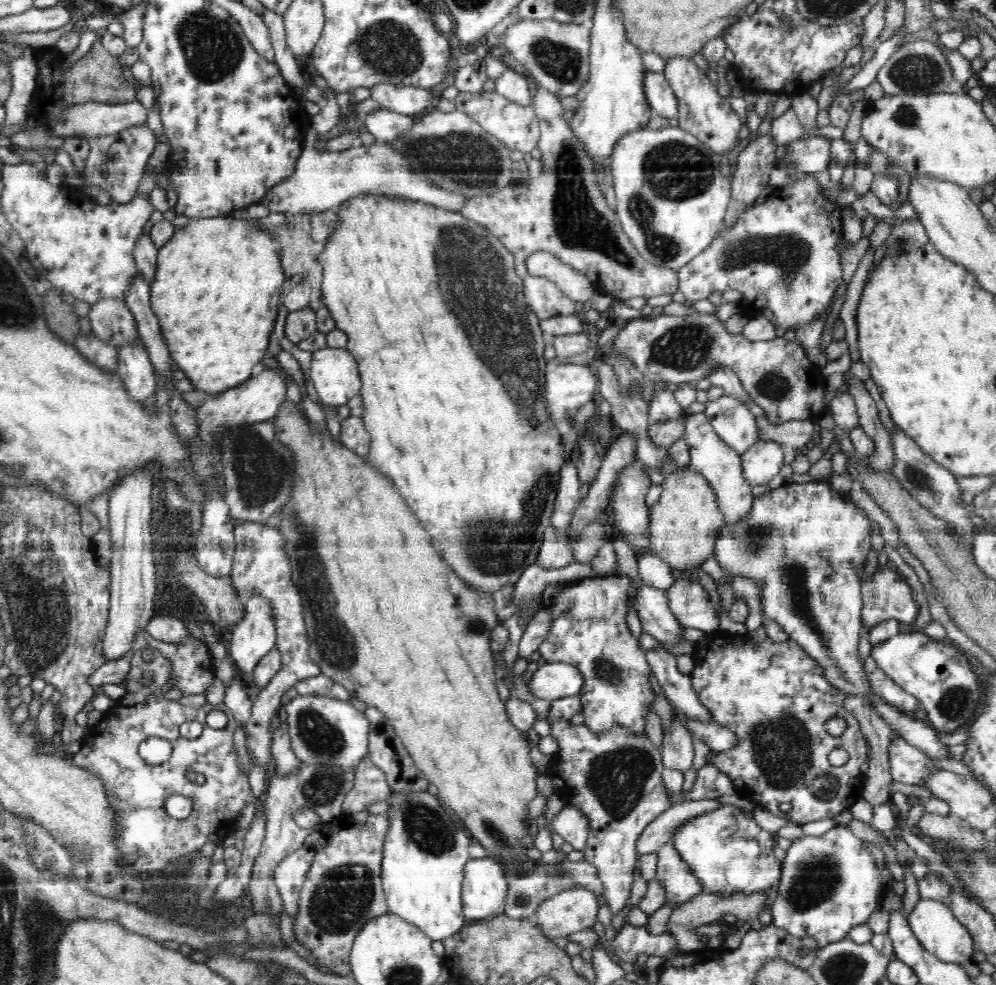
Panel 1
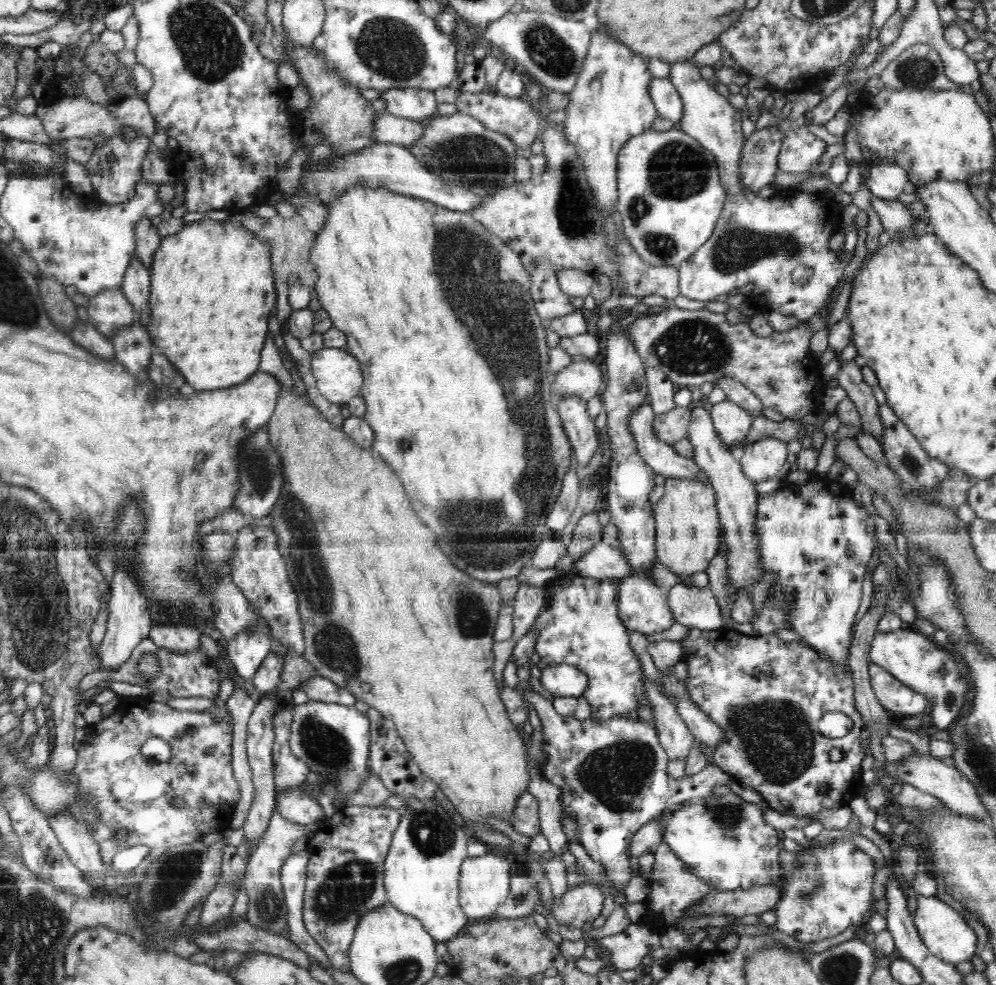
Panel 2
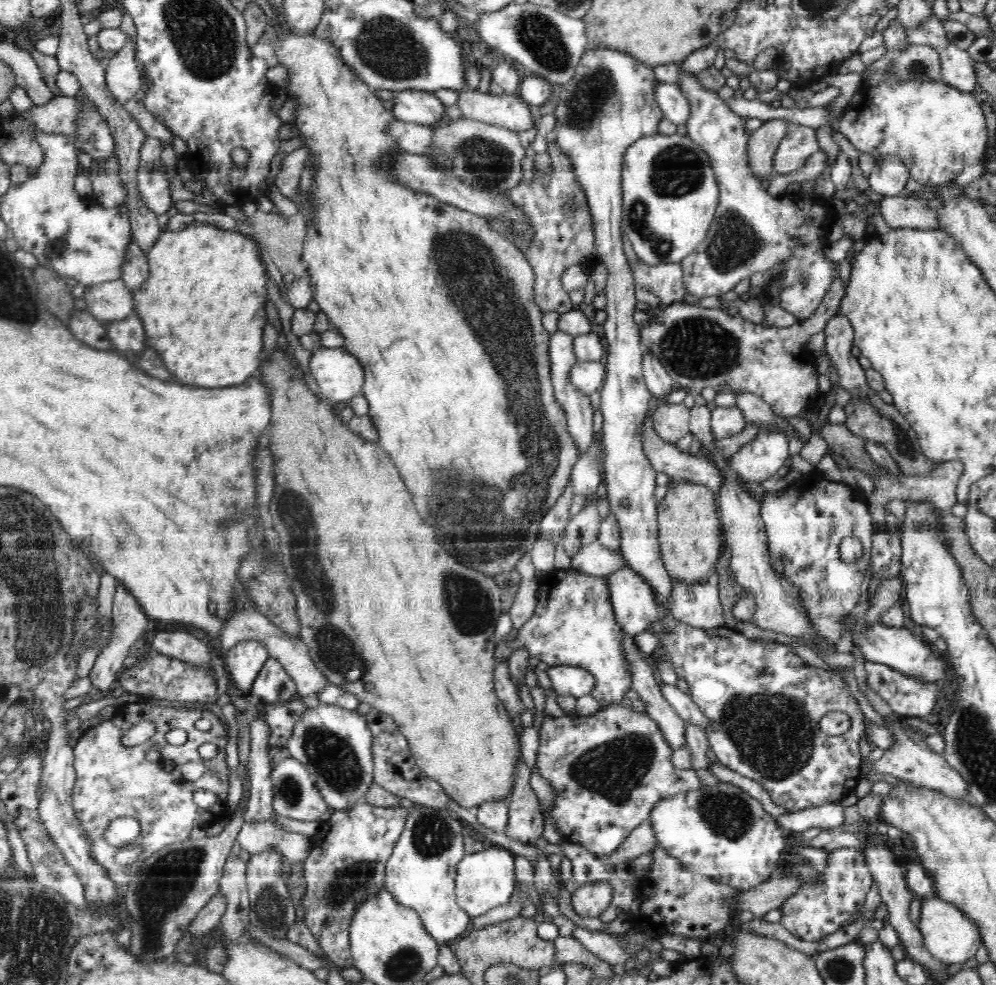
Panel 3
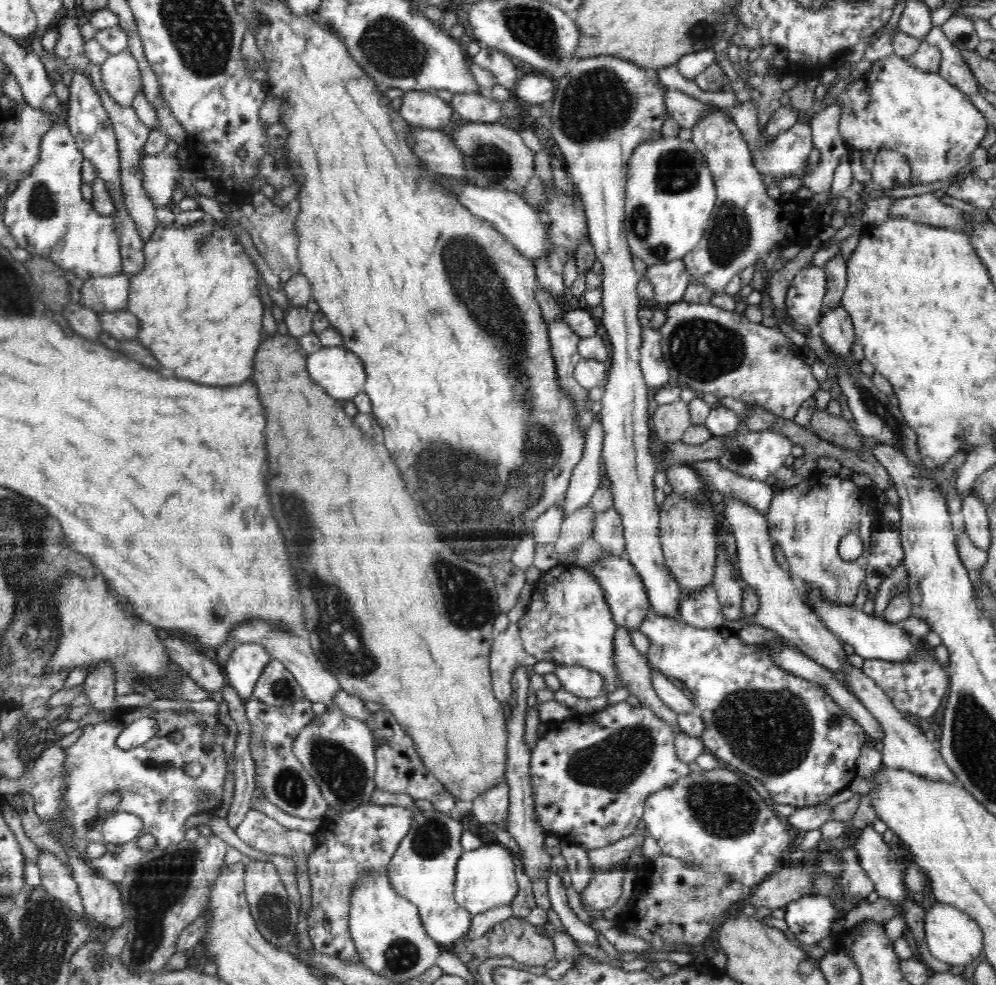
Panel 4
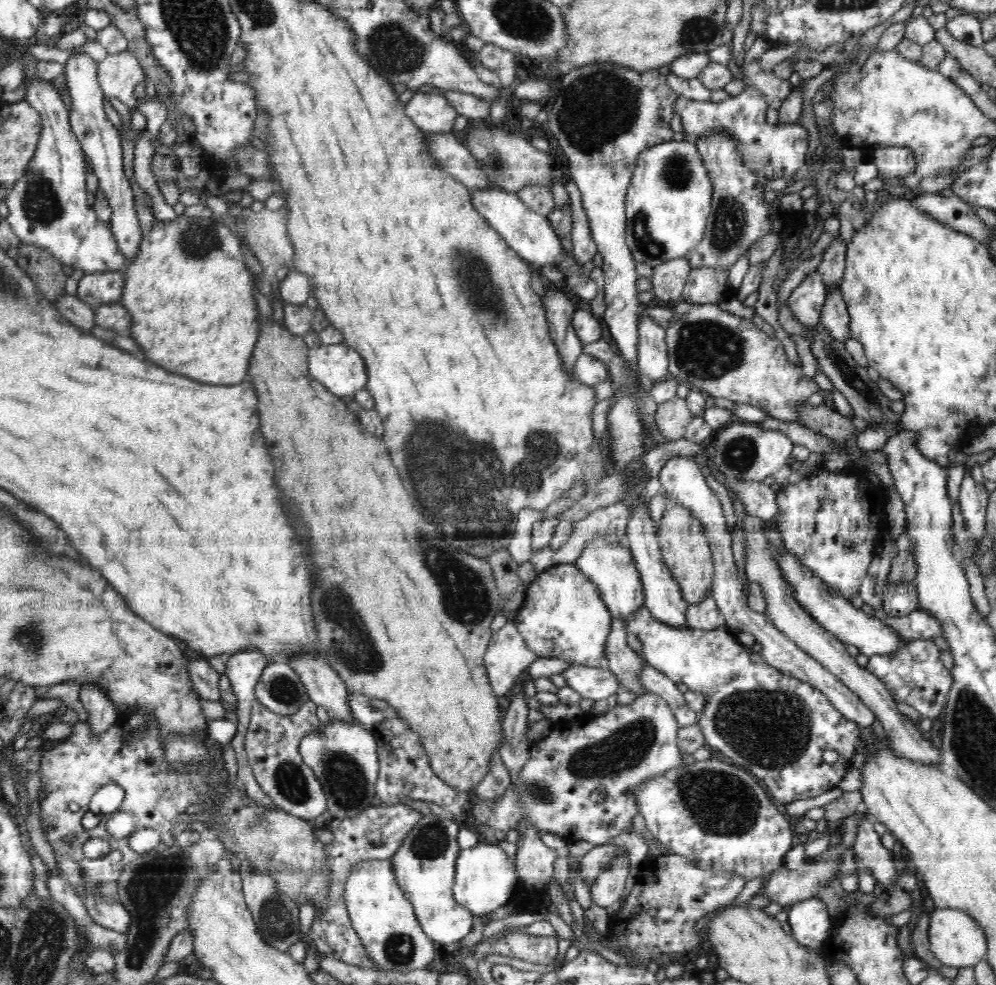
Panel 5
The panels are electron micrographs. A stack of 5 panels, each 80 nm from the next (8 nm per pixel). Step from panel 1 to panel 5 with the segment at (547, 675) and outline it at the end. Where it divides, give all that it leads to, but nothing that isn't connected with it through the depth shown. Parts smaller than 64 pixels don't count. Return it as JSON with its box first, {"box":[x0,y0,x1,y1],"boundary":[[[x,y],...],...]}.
{"box":[561,665,621,700],"boundary":[[[572,665],[561,673],[566,680],[566,687],[574,689],[583,698],[602,700],[621,691],[617,675],[614,675],[608,667]]]}

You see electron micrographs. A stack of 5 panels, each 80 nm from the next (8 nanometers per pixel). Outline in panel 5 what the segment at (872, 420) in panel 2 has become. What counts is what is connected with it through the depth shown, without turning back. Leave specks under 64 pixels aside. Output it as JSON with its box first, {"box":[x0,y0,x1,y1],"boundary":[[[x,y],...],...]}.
{"box":[820,288,850,344],"boundary":[[[840,288],[838,290],[827,290],[826,300],[822,306],[820,323],[828,327],[833,339],[844,344],[850,340],[850,317],[847,304],[844,302]]]}

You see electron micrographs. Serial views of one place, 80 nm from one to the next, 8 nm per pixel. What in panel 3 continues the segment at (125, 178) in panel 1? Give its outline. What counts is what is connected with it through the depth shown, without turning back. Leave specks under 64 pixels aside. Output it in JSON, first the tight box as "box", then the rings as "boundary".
{"box":[87,153,126,210],"boundary":[[[114,153],[103,161],[93,159],[87,170],[93,186],[93,200],[98,206],[110,210],[120,206],[126,200],[126,189],[118,176],[118,155]]]}

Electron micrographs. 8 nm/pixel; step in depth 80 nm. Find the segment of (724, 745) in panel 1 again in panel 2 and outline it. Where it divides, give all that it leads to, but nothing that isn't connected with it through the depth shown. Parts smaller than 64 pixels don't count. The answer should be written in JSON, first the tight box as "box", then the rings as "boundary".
{"box":[670,697,722,750],"boundary":[[[674,697],[670,699],[676,705],[678,714],[687,724],[695,740],[707,744],[710,750],[722,740],[722,729],[718,728],[718,725],[694,701]]]}

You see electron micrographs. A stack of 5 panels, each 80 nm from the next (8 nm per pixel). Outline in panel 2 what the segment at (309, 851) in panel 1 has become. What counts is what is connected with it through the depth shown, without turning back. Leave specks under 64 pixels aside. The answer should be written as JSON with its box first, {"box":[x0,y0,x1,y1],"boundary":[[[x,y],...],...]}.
{"box":[280,850,332,967],"boundary":[[[309,850],[292,853],[280,867],[280,882],[284,890],[284,901],[288,909],[288,938],[322,966],[332,967],[328,957],[315,938],[306,931],[303,922],[303,900],[307,879]]]}

